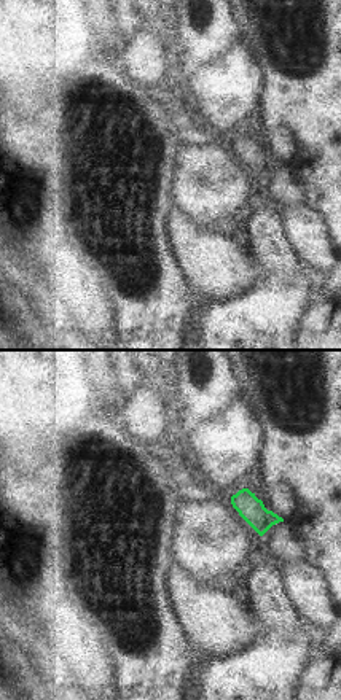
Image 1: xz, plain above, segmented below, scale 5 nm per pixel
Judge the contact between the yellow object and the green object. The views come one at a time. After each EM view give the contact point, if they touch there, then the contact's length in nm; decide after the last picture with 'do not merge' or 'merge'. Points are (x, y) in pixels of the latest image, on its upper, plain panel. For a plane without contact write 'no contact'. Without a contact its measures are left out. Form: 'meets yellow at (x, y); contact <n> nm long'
no contact

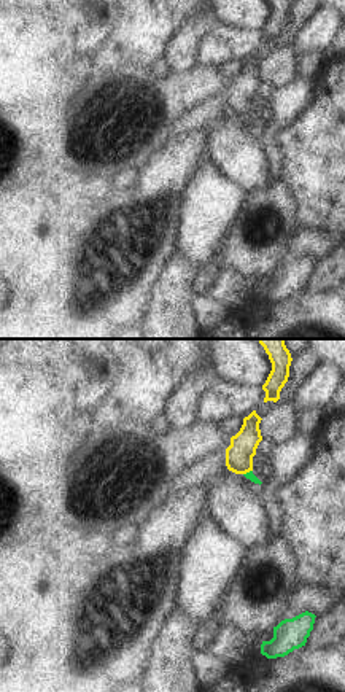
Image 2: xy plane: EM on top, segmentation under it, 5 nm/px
meets yellow at (247, 115); contact 50 nm long

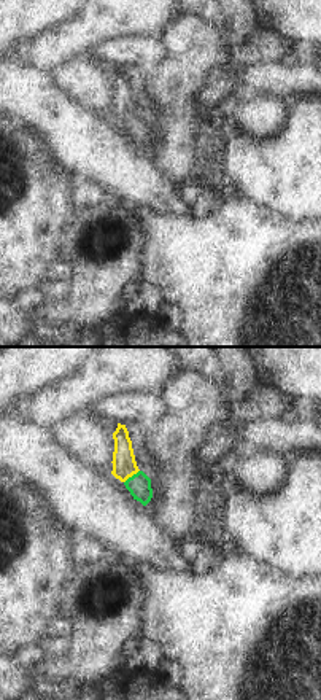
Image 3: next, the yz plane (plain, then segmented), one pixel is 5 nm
meets yellow at (131, 120); contact 100 nm long

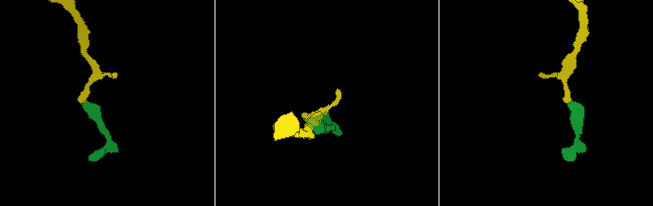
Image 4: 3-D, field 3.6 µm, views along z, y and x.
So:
merge

